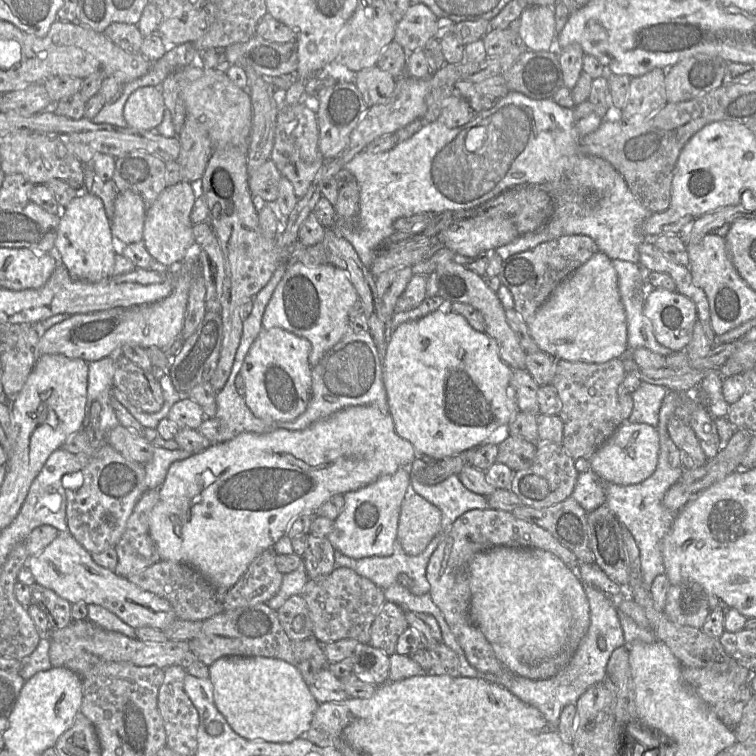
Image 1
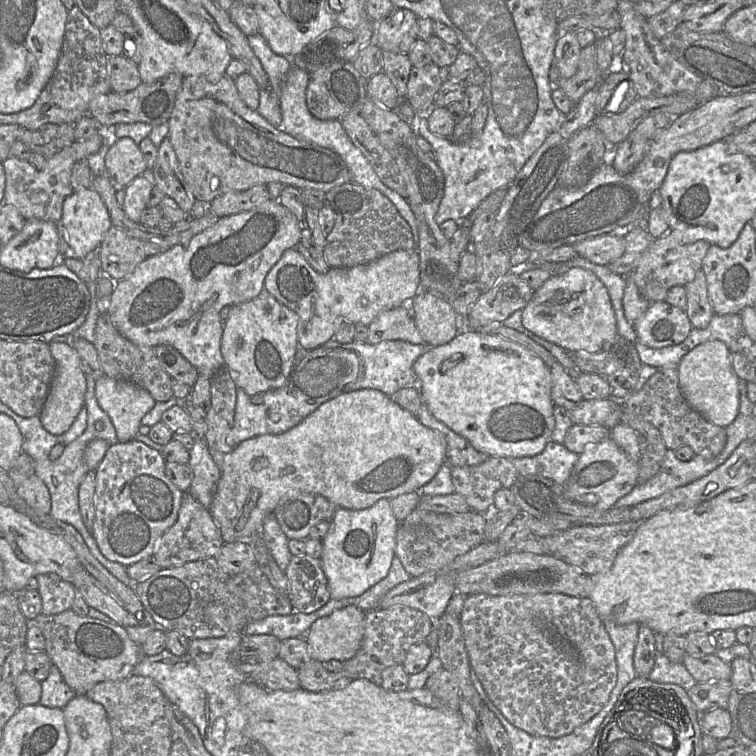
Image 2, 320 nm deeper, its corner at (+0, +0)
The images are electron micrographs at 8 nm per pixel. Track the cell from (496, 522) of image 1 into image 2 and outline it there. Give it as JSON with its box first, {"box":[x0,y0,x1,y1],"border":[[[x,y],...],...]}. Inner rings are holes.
{"box":[460,593,616,738],"border":[[[561,593],[468,595],[460,623],[470,667],[487,696],[511,724],[534,736],[558,738],[572,733],[601,711],[616,684],[614,646],[588,597]]]}

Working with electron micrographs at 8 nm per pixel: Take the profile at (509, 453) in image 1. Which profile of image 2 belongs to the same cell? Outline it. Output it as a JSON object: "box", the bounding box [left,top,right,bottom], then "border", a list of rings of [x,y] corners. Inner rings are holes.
{"box":[451,456,518,514],"border":[[[490,456],[475,466],[451,468],[455,493],[462,495],[472,511],[489,514],[498,490],[511,488],[518,472],[510,459]]]}

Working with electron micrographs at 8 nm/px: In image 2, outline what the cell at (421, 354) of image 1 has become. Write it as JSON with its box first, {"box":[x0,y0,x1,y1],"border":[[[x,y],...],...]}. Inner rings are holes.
{"box":[413,330,554,458],"border":[[[469,330],[455,336],[449,343],[429,347],[413,364],[413,370],[418,378],[418,390],[421,395],[421,404],[425,403],[430,413],[440,422],[445,424],[456,434],[464,437],[479,452],[489,456],[503,458],[519,458],[526,456],[535,456],[541,453],[546,444],[551,441],[551,434],[554,428],[553,408],[551,399],[551,374],[549,367],[544,361],[530,352],[523,346],[508,339],[493,334],[480,333],[475,330]]]}

